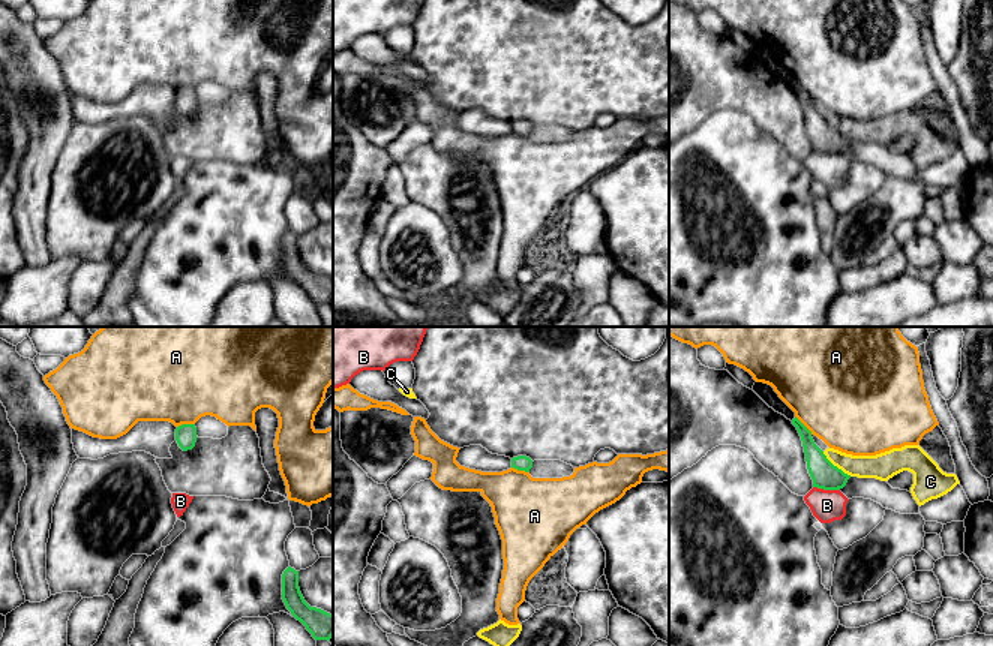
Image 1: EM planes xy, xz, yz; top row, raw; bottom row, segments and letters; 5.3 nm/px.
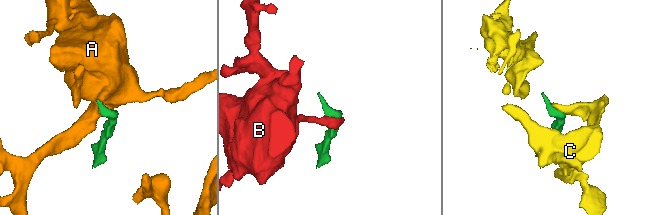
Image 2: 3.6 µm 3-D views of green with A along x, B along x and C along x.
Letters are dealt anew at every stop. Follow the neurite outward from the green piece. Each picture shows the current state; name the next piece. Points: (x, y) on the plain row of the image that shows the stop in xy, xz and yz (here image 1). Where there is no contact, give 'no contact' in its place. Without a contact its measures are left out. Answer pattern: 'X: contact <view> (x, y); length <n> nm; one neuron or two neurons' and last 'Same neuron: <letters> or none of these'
A: contact yz (803, 89); length 140 nm; one neuron
B: contact yz (825, 153); length 140 nm; two neurons
C: contact yz (836, 131); length 200 nm; two neurons
Same neuron: A

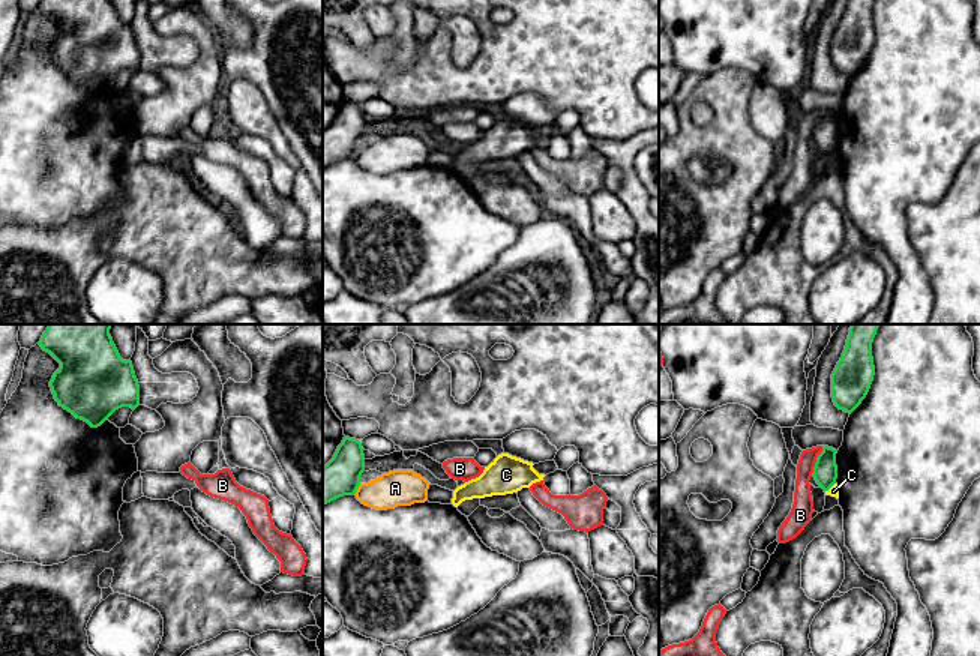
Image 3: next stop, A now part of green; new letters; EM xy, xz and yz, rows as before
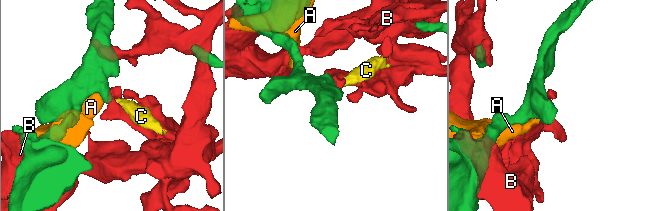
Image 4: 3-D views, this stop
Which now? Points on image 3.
A: contact xz (356, 153); length 80 nm; two neurons
B: contact yz (817, 125); length 170 nm; two neurons
C: contact yz (829, 152); length 80 nm; two neurons
Same neuron: none of these

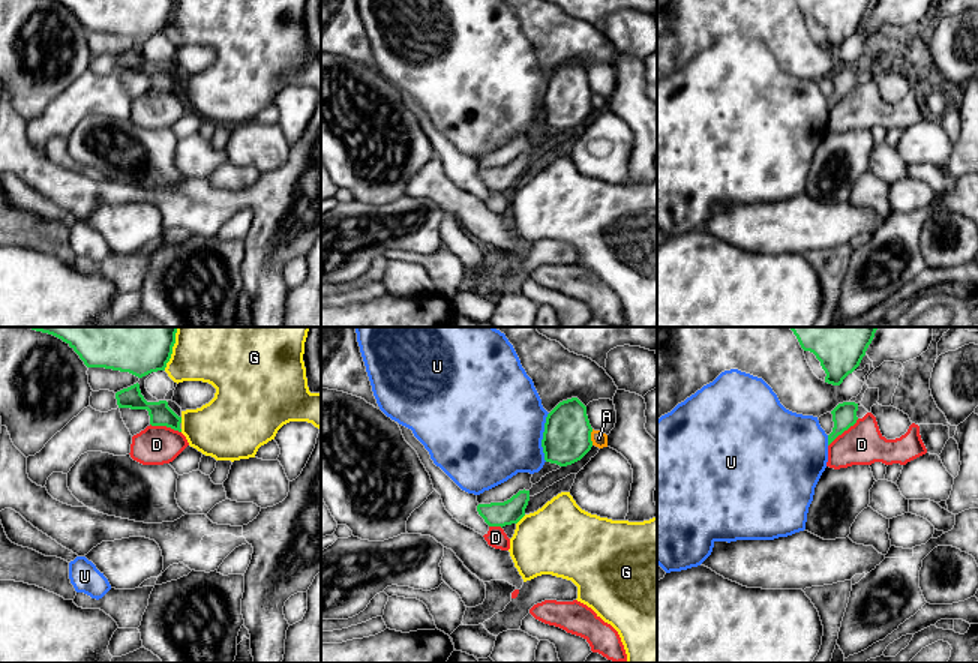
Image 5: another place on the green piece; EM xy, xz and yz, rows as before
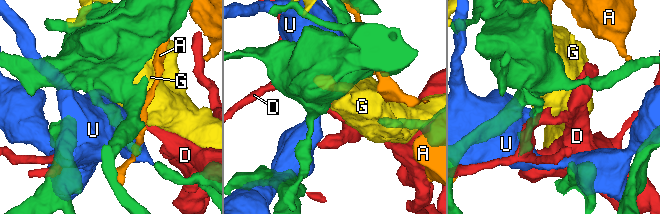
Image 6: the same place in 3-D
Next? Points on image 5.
A: contact xz (590, 101); length 90 nm; two neurons
D: contact yz (843, 95); length 220 nm; two neurons
G: contact xy (171, 17); length 200 nm; two neurons
U: contact xz (543, 101); length 260 nm; two neurons
Same neuron: none of these

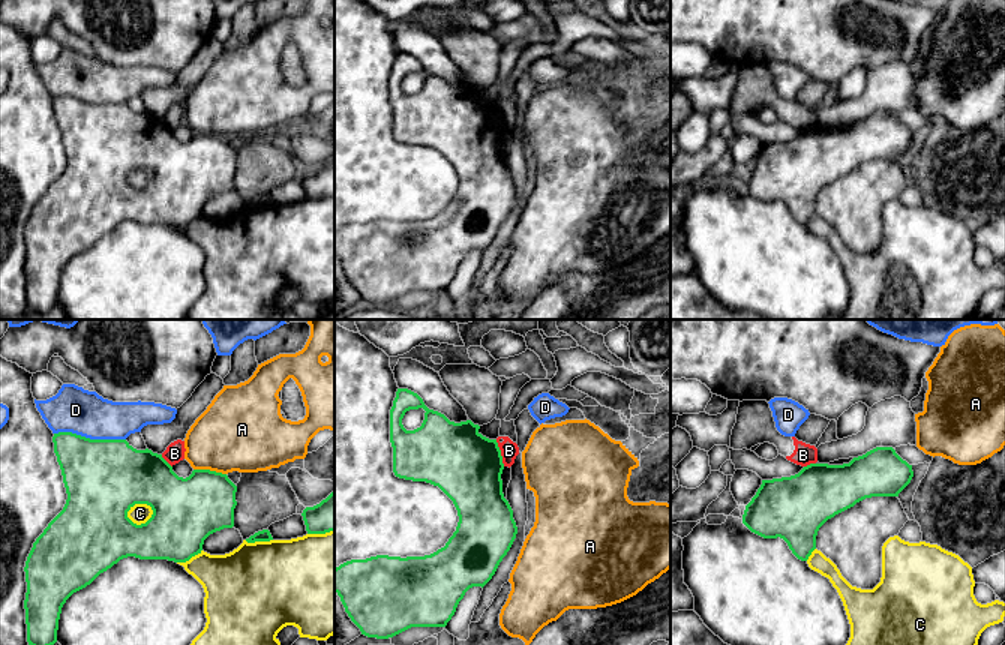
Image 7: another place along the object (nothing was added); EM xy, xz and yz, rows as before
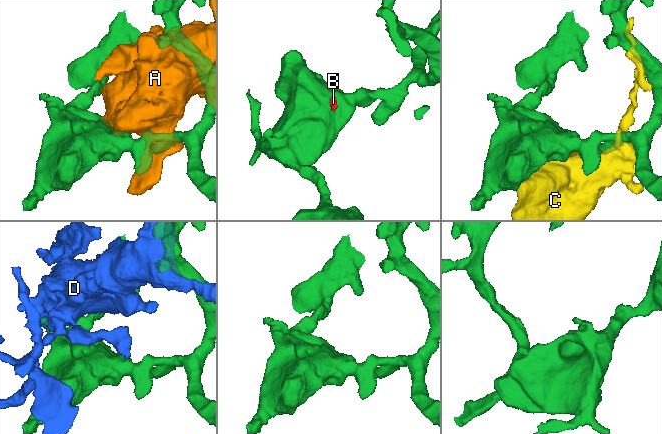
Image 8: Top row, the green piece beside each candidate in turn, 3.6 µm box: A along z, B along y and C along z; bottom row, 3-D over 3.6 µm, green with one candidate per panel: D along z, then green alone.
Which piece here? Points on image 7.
A: contact xy (209, 134); length 180 nm; two neurons
B: contact xz (500, 117); length 150 nm; one neuron
C: contact xy (138, 167); length 160 nm; two neurons
D: contact xy (89, 102); length 380 nm; two neurons
Same neuron: B

